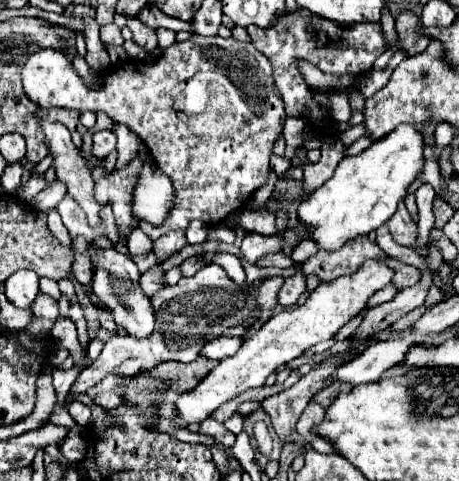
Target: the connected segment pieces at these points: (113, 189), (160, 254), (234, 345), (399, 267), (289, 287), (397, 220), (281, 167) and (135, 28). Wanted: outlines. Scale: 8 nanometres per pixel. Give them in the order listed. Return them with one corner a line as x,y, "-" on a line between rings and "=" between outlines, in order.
136,156
126,168
114,170
108,178
96,180
96,200
112,202
116,226
124,232
132,220
132,200
138,186
138,172
142,170
142,160
=
182,230
168,232
154,242
154,254
156,254
158,262
162,264
162,262
170,260
174,254
178,254
184,248
184,244
186,244
186,236
=
218,336
204,344
200,354
206,356
208,360
222,360
222,356
234,356
234,352
238,352
238,344
242,344
242,338
=
390,260
390,266
394,268
394,280
392,284
402,290
402,288
408,288
410,284
416,284
418,282
418,276
420,276
420,270
414,268
414,266
408,266
408,264
402,264
400,260
=
296,266
296,274
284,280
284,286
282,286
280,294
278,294
278,302
280,302
282,306
286,306
286,308
288,308
288,306
294,306
296,300
300,298
300,294
304,294
304,292
306,292
306,276
304,276
304,272
=
404,202
398,204
398,210
396,214
386,222
394,242
402,244
402,246
414,246
414,240
416,240
416,224
410,220
410,212
406,210
=
272,154
272,156
270,156
270,166
272,166
272,170
280,176
280,174
284,174
284,172
290,168
290,160
284,158
284,156
=
126,16
126,20
128,20
126,26
132,30
136,44
144,46
148,52
152,52
152,50
158,48
158,36
156,36
156,30
154,30
154,28
146,26
146,24
144,24
142,20
138,20
136,16

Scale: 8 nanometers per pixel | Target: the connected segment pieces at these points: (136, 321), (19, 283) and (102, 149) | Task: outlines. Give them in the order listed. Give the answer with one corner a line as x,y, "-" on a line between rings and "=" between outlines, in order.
114,248
90,250
90,258
96,262
96,274
92,284
94,294
106,304
114,322
138,340
148,338
154,332
154,308
150,304
150,296
146,296
140,286
138,266
126,254
114,252
=
30,270
14,272
4,286
6,298
18,308
30,308
38,294
38,274
=
102,130
94,134
94,156
108,156
116,148
116,134
112,130

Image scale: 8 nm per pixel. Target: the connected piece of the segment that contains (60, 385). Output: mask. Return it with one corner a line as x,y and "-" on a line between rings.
52,368
52,378
54,378
54,388
58,392
58,396
66,396
72,382
76,380
76,376
80,374
78,368
70,368
70,370
62,370
62,368

